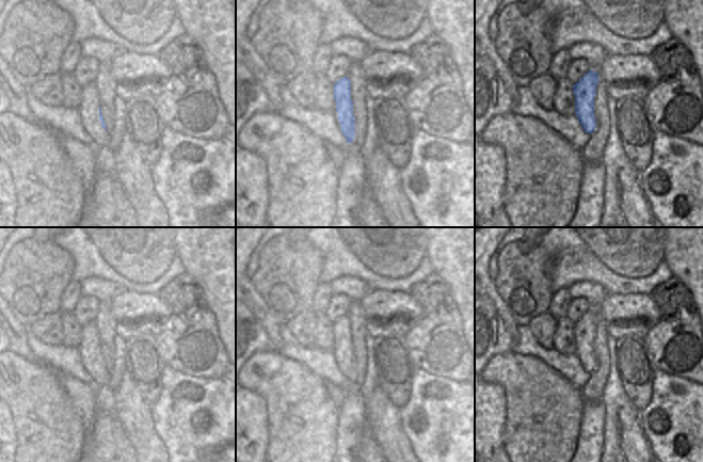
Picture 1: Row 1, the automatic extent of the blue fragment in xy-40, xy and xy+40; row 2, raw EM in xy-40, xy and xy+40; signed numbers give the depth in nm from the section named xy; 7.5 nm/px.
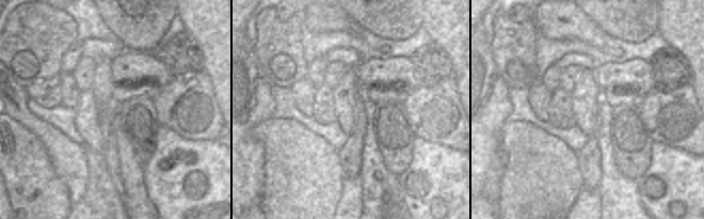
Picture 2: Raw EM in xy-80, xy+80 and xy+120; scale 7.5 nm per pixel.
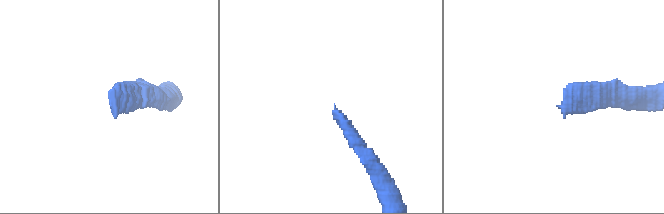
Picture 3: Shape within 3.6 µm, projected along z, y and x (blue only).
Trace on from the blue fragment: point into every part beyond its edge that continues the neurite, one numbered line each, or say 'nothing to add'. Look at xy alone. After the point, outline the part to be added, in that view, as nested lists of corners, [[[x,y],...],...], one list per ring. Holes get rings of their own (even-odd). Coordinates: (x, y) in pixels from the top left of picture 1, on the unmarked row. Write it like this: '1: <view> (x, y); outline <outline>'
1: xy (334, 351); outline [[[334,340],[334,349],[333,349],[332,353],[333,353],[333,355],[334,355],[335,360],[336,360],[336,364],[337,364],[338,368],[340,369],[340,362],[338,360],[338,353],[336,351],[336,341],[335,340]],[[340,369],[340,371],[341,371],[341,369]],[[341,371],[341,373],[342,373],[342,371]]]

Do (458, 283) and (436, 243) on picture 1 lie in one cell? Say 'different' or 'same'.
same

